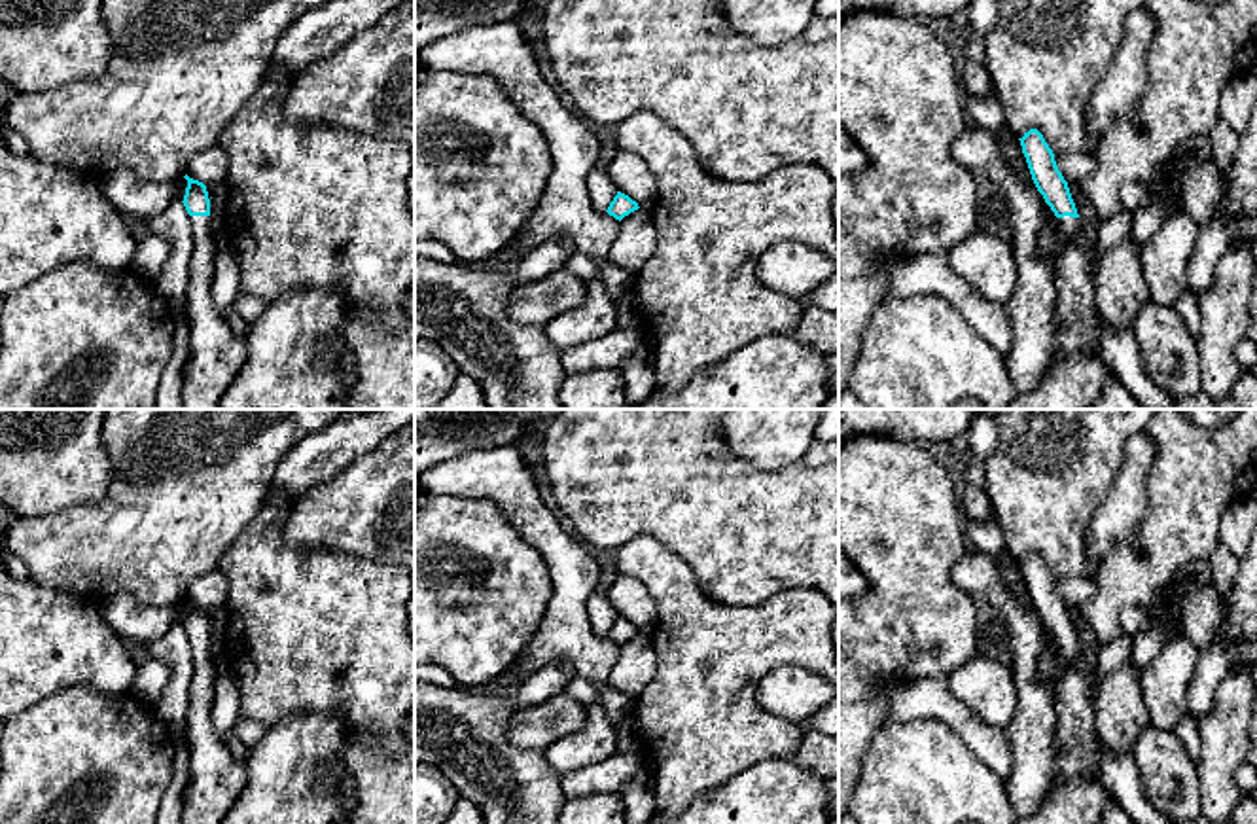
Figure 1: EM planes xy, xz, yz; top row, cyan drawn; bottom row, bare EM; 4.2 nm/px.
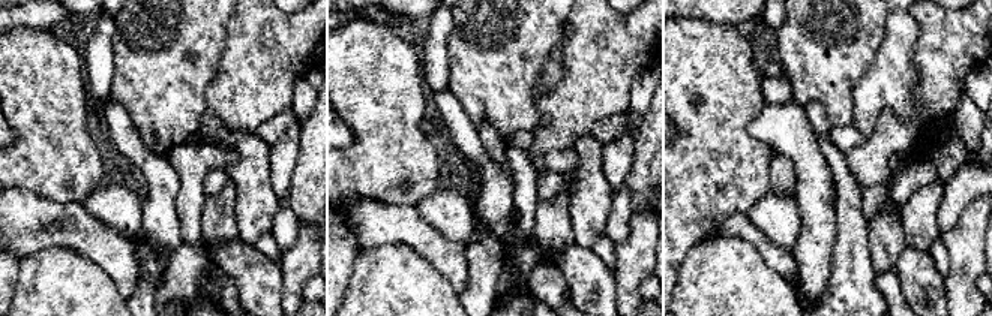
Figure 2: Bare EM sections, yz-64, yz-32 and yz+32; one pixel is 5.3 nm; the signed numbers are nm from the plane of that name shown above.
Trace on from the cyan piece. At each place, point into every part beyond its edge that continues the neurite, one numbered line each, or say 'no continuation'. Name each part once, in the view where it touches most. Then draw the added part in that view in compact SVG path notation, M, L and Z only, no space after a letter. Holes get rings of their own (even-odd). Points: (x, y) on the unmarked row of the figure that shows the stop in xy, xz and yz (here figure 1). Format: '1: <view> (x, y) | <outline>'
1: yz (1076, 796) | M1058 642L1066 672L1054 691L1056 731L1051 786L1032 816L1013 824L1096 824L1117 803L1100 780L1102 748L1096 741L1094 699L1079 642Z

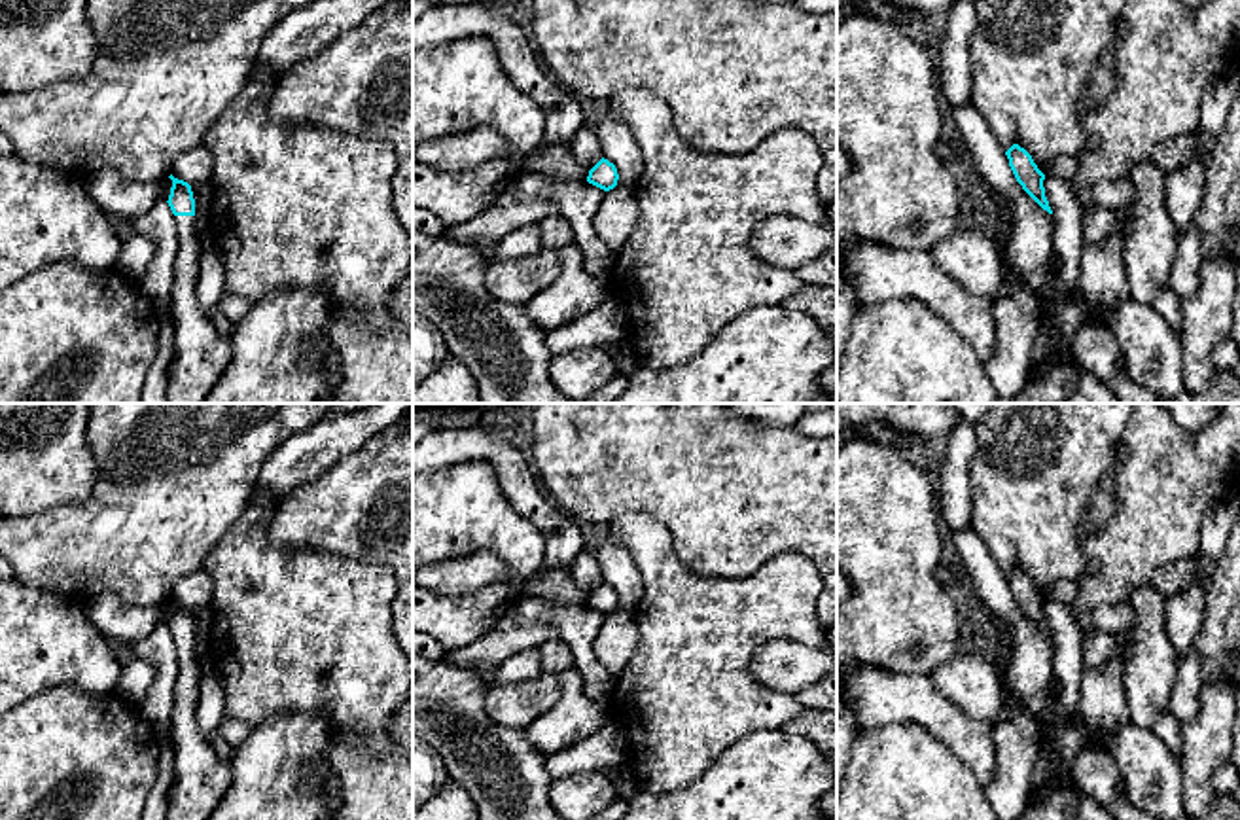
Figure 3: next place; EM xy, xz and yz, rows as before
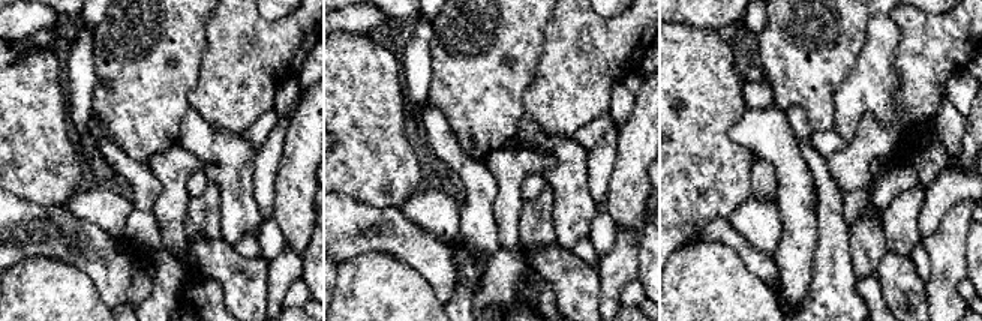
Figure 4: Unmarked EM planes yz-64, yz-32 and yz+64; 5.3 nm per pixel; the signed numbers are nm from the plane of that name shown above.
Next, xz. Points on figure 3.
no continuation

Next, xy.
1: xy (201, 777) | M176 640L180 672L174 684L174 706L168 727L174 748L174 784L168 792L167 820L208 820L227 788L233 773L227 759L199 731L201 668L197 640Z

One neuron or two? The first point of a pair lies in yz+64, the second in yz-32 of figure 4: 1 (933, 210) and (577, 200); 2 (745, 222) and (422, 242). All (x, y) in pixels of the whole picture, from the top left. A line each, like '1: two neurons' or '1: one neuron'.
1: one neuron
2: two neurons

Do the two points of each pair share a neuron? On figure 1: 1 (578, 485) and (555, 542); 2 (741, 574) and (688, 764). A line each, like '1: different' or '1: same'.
1: different
2: different

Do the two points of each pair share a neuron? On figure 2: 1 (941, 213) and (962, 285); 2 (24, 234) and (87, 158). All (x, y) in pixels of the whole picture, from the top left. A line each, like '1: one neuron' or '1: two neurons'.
1: two neurons
2: two neurons

